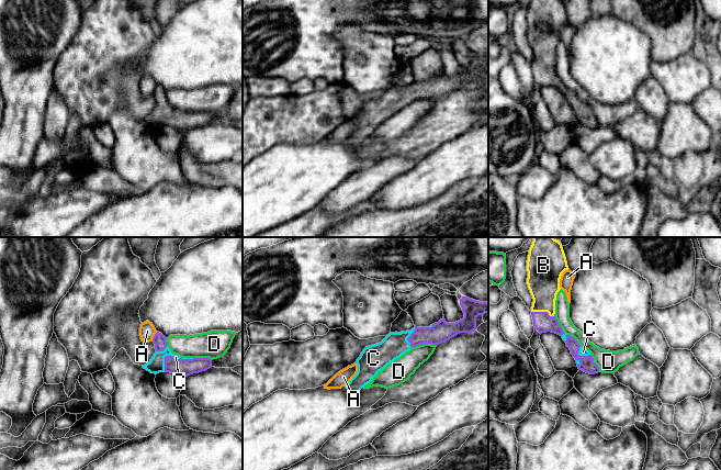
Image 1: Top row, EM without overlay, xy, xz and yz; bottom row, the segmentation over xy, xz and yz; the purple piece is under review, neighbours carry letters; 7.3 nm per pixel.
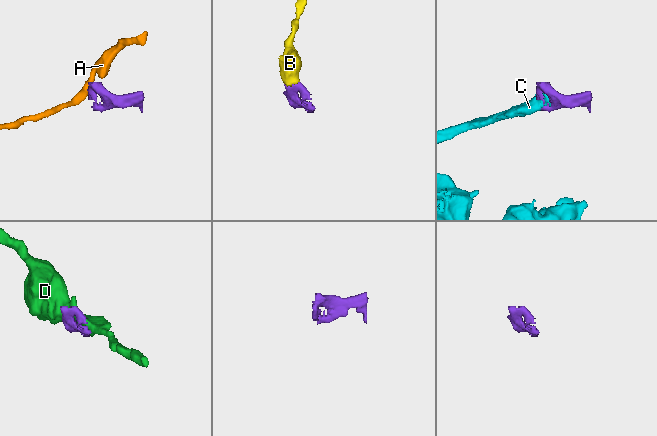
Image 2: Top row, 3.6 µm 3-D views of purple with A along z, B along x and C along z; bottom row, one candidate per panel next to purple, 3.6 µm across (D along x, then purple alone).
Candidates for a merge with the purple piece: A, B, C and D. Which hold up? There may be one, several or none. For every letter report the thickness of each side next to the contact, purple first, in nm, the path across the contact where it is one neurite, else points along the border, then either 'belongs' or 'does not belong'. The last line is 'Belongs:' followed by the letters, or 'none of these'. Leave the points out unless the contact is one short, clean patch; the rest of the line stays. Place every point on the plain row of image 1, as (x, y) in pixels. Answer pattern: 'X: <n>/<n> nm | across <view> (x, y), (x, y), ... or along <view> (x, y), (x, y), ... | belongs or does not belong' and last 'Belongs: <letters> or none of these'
A: 90/120 nm | along xy (157, 86), (151, 94) | does not belong
B: 140/240 nm | across yz (542, 76), (542, 66), (543, 32) | belongs
C: 130/120 nm | belongs
D: 150/160 nm | does not belong
Belongs: B, C

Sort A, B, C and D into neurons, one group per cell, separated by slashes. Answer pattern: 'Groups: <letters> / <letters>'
Groups: A / B C / D

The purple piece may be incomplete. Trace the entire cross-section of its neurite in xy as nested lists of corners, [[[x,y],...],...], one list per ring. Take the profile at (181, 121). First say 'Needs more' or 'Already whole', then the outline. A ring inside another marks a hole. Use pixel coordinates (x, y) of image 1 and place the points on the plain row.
Needs more. [[[159,86],[155,88],[153,96],[156,107],[150,115],[143,120],[150,127],[170,126],[182,132],[212,122],[210,112],[181,112],[172,108],[166,91]]]

